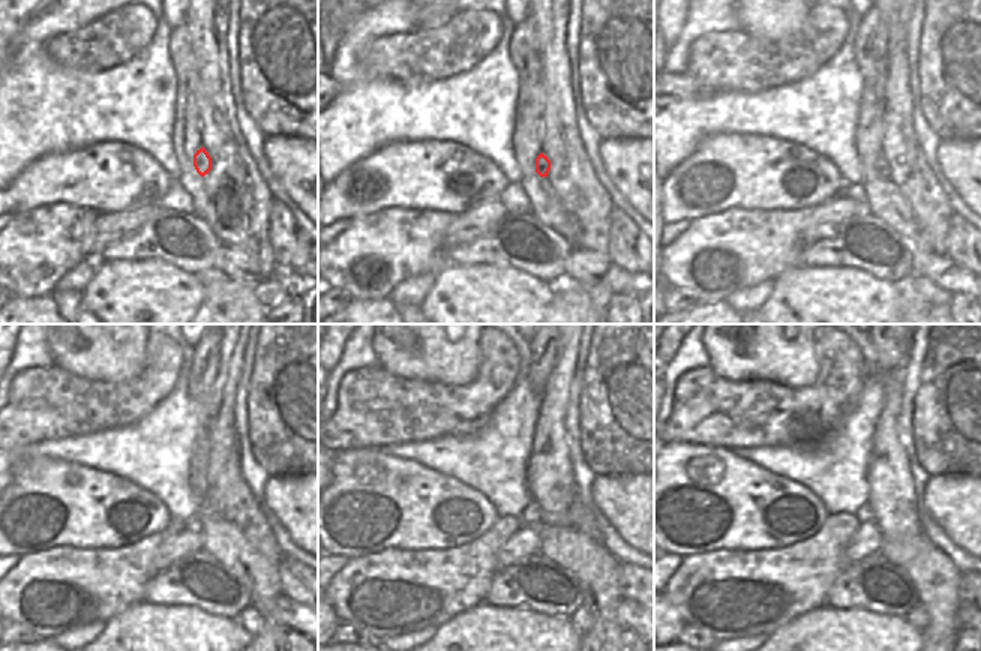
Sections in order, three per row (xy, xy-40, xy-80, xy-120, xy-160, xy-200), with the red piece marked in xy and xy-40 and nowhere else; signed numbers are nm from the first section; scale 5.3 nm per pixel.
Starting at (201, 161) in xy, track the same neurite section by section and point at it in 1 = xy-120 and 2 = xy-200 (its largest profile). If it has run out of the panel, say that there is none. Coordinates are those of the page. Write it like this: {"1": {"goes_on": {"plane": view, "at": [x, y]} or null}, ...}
{"1": {"goes_on": {"plane": "xy-120", "at": [209, 506]}}, "2": {"goes_on": {"plane": "xy-200", "at": [866, 513]}}}

